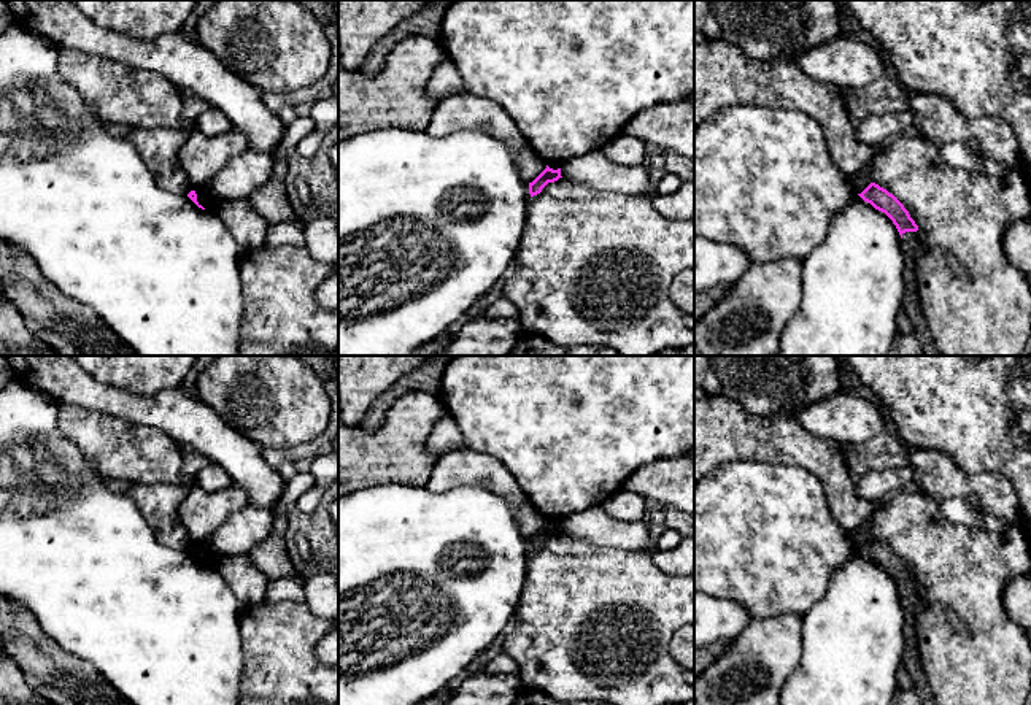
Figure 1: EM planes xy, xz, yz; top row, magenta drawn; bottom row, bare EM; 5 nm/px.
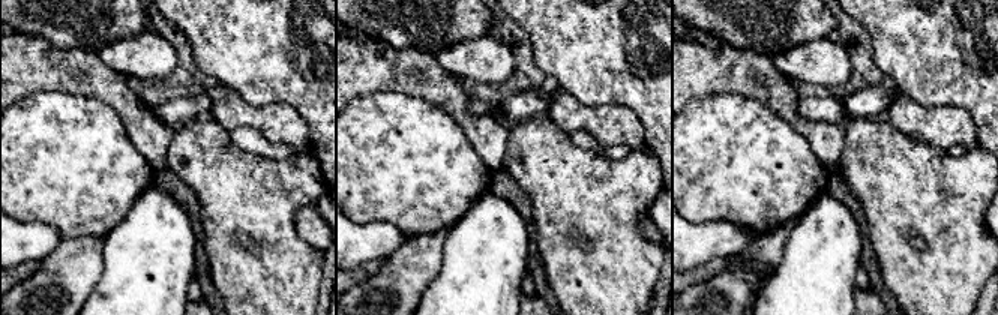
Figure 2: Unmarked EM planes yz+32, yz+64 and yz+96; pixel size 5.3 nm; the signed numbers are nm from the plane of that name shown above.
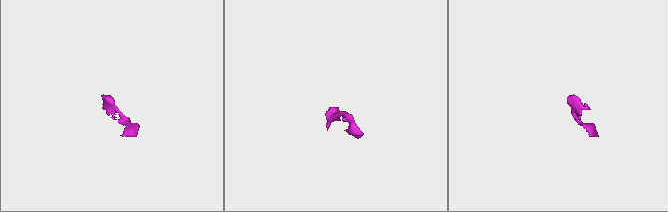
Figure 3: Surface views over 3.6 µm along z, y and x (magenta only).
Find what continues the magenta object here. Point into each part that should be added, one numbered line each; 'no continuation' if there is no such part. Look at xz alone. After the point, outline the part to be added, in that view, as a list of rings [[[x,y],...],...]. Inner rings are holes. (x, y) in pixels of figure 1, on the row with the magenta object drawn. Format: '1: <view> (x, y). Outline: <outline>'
no continuation

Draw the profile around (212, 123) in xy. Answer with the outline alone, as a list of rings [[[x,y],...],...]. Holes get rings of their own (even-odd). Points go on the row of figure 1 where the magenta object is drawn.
[[[210,108],[203,114],[200,114],[194,125],[197,127],[199,132],[202,132],[205,137],[216,137],[222,135],[226,132],[234,130],[232,121],[218,108]]]

